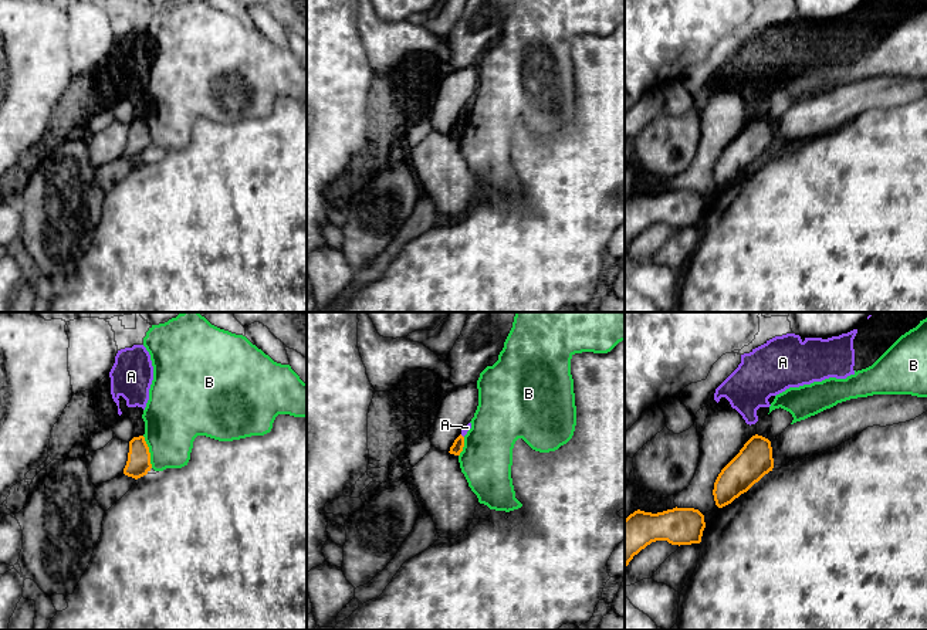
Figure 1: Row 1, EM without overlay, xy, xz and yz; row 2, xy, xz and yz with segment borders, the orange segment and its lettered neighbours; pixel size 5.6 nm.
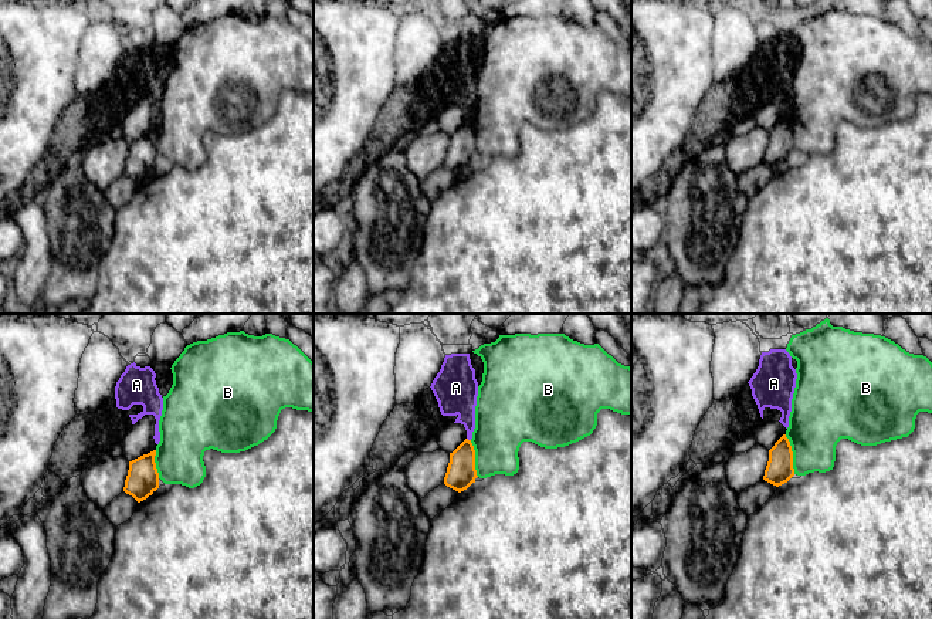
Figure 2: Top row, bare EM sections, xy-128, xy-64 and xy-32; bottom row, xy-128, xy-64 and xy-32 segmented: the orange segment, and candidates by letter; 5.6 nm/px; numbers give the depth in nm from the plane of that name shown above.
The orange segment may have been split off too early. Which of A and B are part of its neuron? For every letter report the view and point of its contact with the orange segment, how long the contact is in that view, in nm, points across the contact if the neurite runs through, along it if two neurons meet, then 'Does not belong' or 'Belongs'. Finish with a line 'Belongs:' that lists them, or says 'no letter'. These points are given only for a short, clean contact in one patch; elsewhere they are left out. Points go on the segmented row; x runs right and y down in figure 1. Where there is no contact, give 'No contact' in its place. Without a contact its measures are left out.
A: Touches orange at xz (462, 436). Shared border 30 nm. Boundary: xz (460, 434), (463, 437). Does not belong
B: Touches orange at xy (148, 451). Shared border 190 nm. Does not belong
Belongs: no letter

